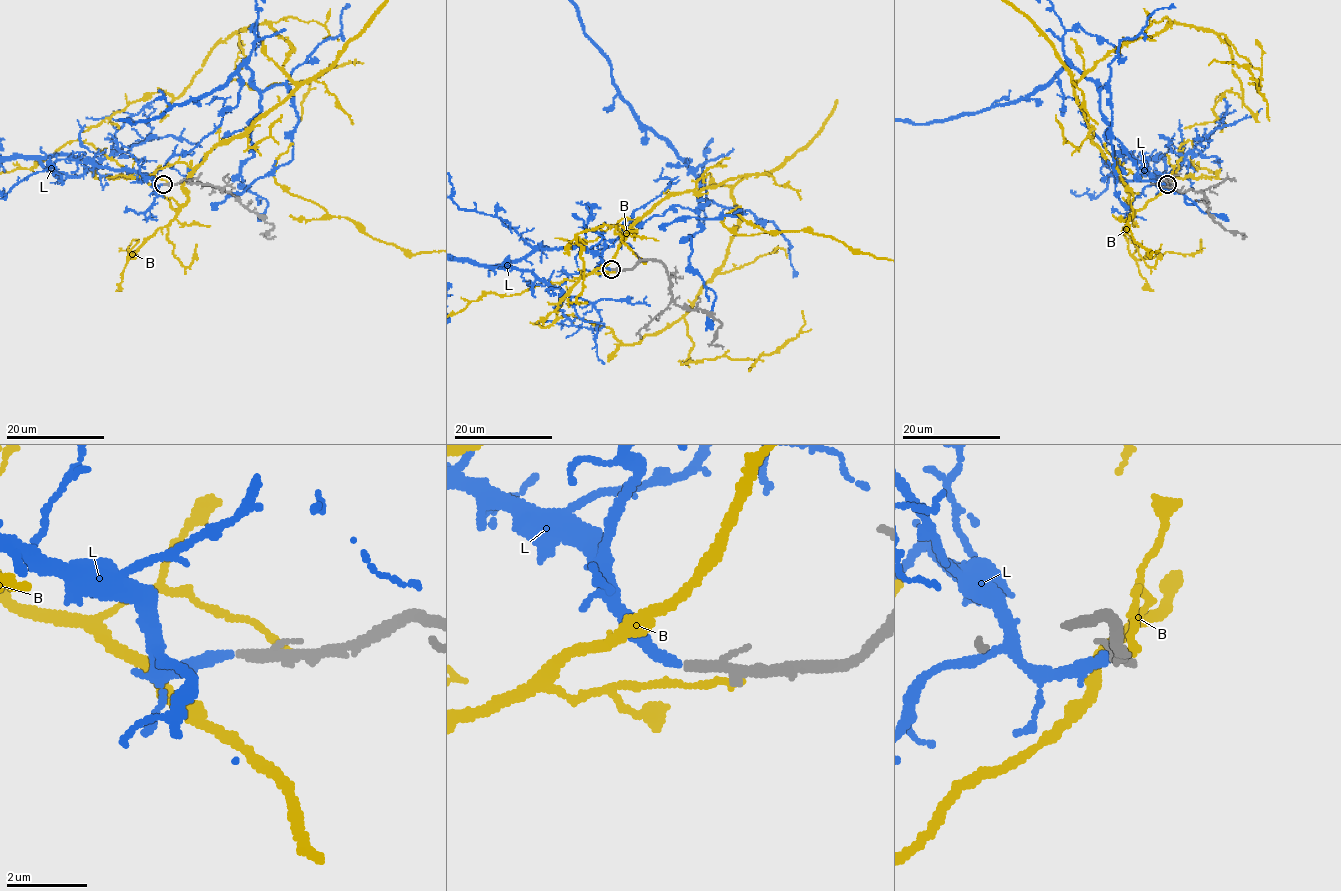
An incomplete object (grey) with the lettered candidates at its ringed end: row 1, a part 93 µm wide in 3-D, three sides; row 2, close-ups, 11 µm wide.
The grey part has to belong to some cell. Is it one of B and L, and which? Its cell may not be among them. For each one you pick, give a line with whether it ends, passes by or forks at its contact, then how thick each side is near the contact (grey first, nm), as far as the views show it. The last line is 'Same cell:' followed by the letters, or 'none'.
L: it ends | 190/260 nm
Same cell: L

